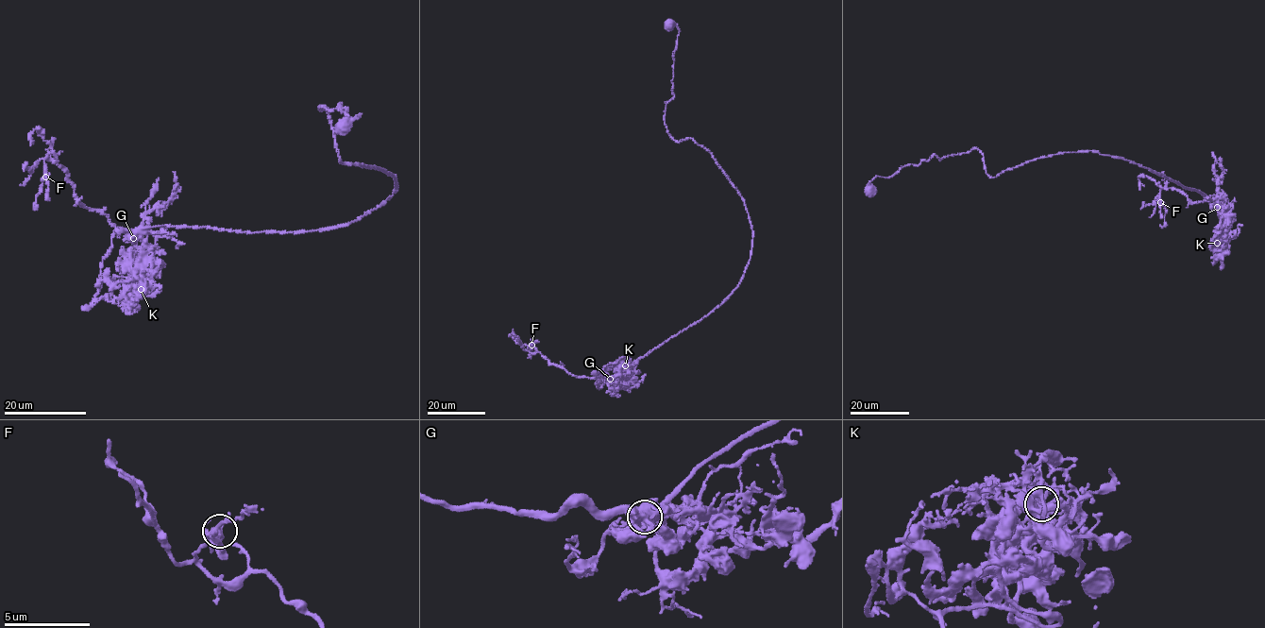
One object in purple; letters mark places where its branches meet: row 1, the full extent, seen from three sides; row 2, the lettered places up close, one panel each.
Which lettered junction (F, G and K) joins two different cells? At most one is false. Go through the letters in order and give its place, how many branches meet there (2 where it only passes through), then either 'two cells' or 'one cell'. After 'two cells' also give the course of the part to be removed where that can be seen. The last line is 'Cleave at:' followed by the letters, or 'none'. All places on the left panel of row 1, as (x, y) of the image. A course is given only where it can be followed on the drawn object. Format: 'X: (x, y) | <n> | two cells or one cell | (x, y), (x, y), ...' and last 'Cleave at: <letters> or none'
F: (45, 177) | 4 | one cell
G: (133, 238) | 6 | one cell
K: (141, 289) | 8 | two cells | (141, 289), (119, 281), (113, 283), (106, 276), (94, 299), (105, 297), (113, 287)
Cleave at: K

